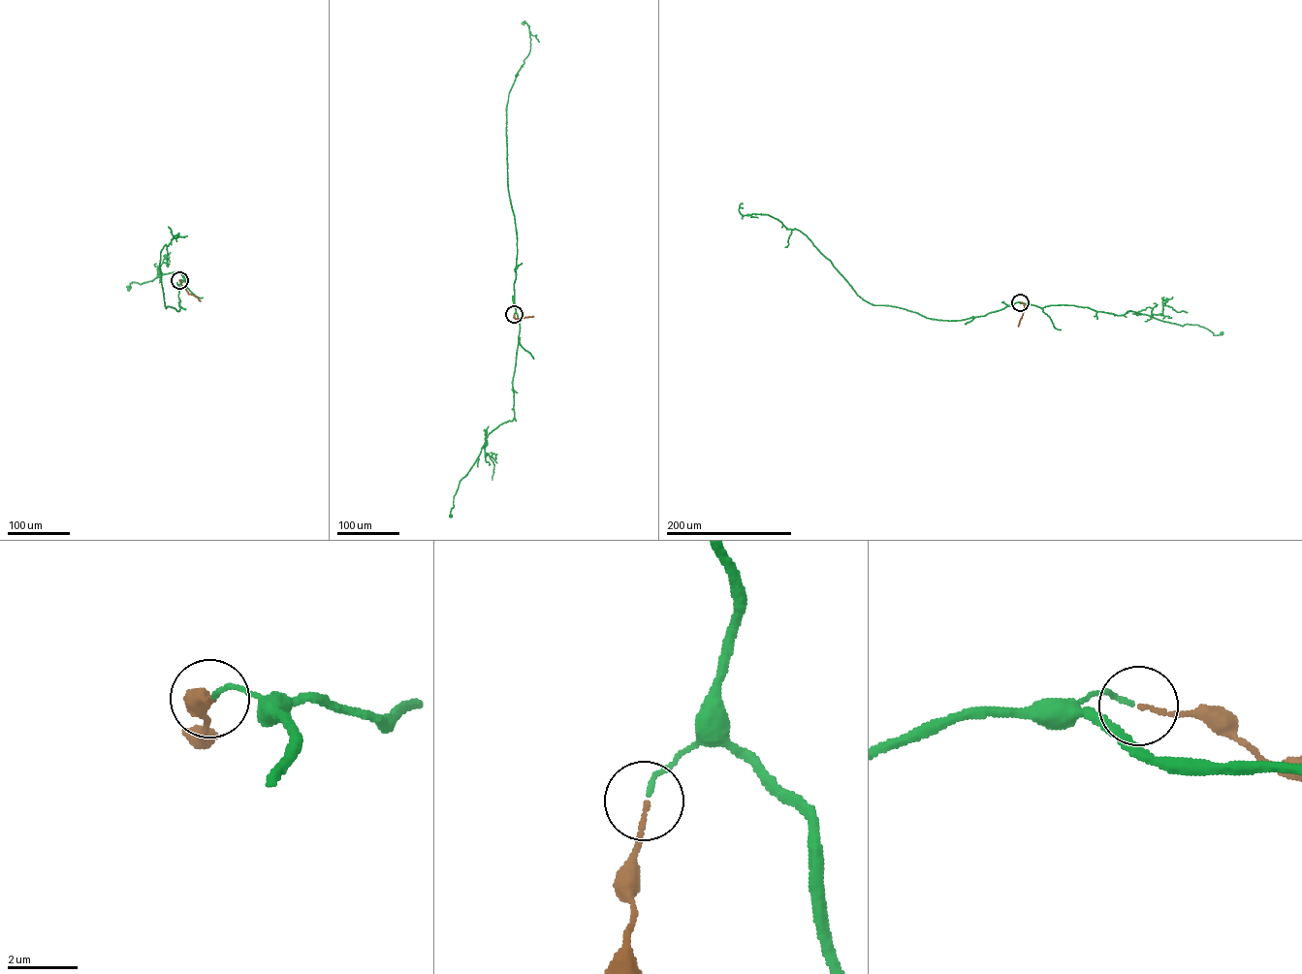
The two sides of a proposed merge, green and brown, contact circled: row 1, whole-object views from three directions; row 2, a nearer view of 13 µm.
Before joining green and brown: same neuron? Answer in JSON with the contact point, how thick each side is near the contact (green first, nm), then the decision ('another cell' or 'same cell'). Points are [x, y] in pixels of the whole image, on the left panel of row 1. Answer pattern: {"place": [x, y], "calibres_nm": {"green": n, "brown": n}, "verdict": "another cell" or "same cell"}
{"place": [179, 280], "calibres_nm": {"green": 100, "brown": 110}, "verdict": "same cell"}

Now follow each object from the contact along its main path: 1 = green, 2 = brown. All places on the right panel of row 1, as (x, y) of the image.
1: (1020, 302), (1042, 308), (1087, 307), (1117, 315), (1129, 310), (1182, 326), (1197, 325), (1214, 335), (1222, 333)
2: (1020, 302), (1024, 307), (1018, 327)

